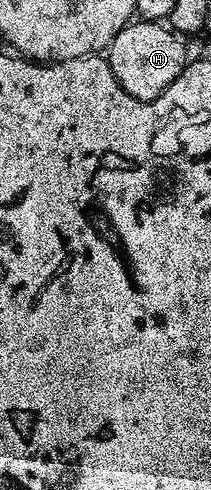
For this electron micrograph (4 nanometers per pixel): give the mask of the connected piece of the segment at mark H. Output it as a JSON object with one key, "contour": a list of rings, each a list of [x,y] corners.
{"contour":[[[137,19],[113,38],[106,49],[106,59],[114,78],[135,100],[153,100],[163,94],[182,74],[190,55],[184,49],[185,41],[163,23]]]}

